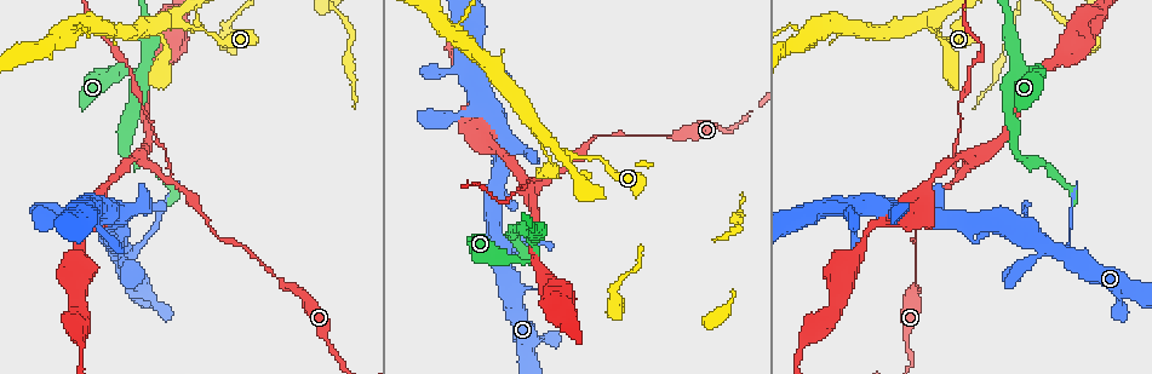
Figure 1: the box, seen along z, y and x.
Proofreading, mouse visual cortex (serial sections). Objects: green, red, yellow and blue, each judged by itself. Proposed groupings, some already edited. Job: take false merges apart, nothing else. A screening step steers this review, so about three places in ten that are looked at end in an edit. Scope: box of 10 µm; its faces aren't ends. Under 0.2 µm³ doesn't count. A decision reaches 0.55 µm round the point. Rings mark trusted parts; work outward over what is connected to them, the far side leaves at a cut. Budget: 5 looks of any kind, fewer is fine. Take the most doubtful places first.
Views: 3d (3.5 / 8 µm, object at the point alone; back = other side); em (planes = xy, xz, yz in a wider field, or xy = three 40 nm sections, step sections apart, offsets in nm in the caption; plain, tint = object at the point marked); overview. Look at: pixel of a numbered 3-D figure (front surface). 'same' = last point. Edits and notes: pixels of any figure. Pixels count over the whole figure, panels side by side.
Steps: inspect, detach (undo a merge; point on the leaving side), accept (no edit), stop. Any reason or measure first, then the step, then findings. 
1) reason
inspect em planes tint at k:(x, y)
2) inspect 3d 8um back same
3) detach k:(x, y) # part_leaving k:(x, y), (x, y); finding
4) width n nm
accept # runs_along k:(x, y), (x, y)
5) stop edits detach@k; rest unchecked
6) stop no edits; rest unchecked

three-way junction
inspect 3d 8um at 1:(562, 170)

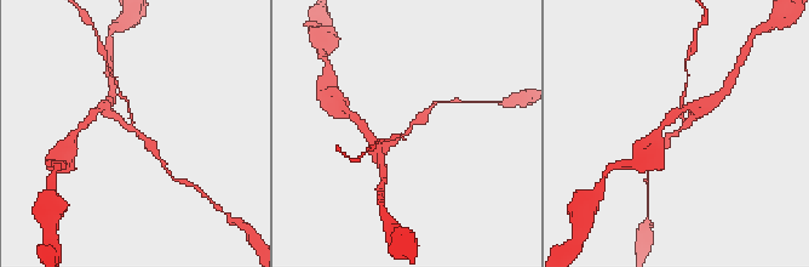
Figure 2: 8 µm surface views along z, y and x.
inspect 3d 3.5um same

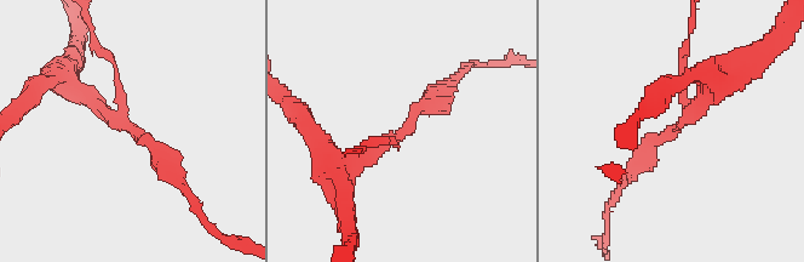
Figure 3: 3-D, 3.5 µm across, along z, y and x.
arms 3; arm_widths 100, 200, 250 nm
inspect em xy step 5 tint at 3:(403, 130)

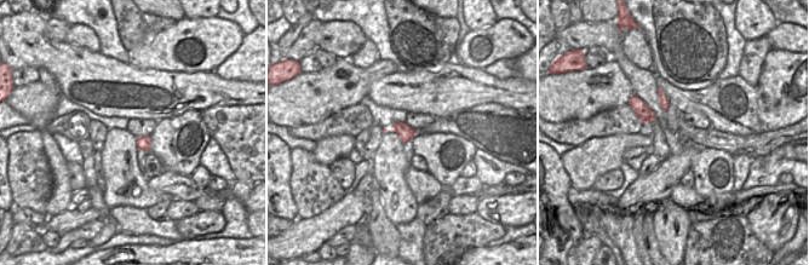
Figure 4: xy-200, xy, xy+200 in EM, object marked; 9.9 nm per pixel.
detach 3:(706, 101) # part_leaving 3:(683, 121), (711, 77), (677, 84); a second cell is stuck on

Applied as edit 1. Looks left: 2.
three-way junction
inspect 3d 3.5um at 1:(147, 71)

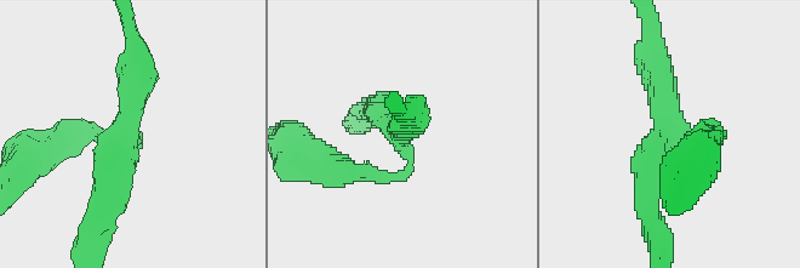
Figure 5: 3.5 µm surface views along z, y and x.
arms 3; arm_widths 200, 350, 400 nm
inspect em planes tint at 5:(401, 140)

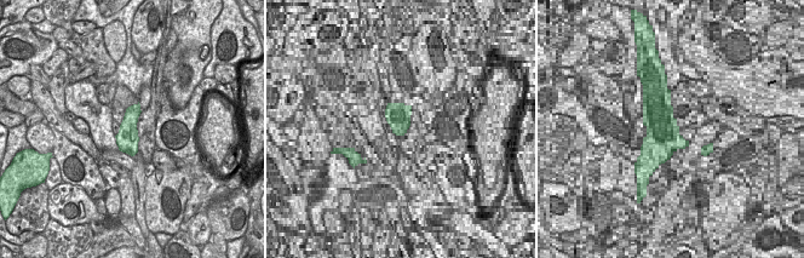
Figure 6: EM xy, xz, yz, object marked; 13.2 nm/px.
accept # runs_along 5:(713, 135), (667, 135), (645, 194); continuous, no second cell

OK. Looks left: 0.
stop edits detach@3; rest unchecked

